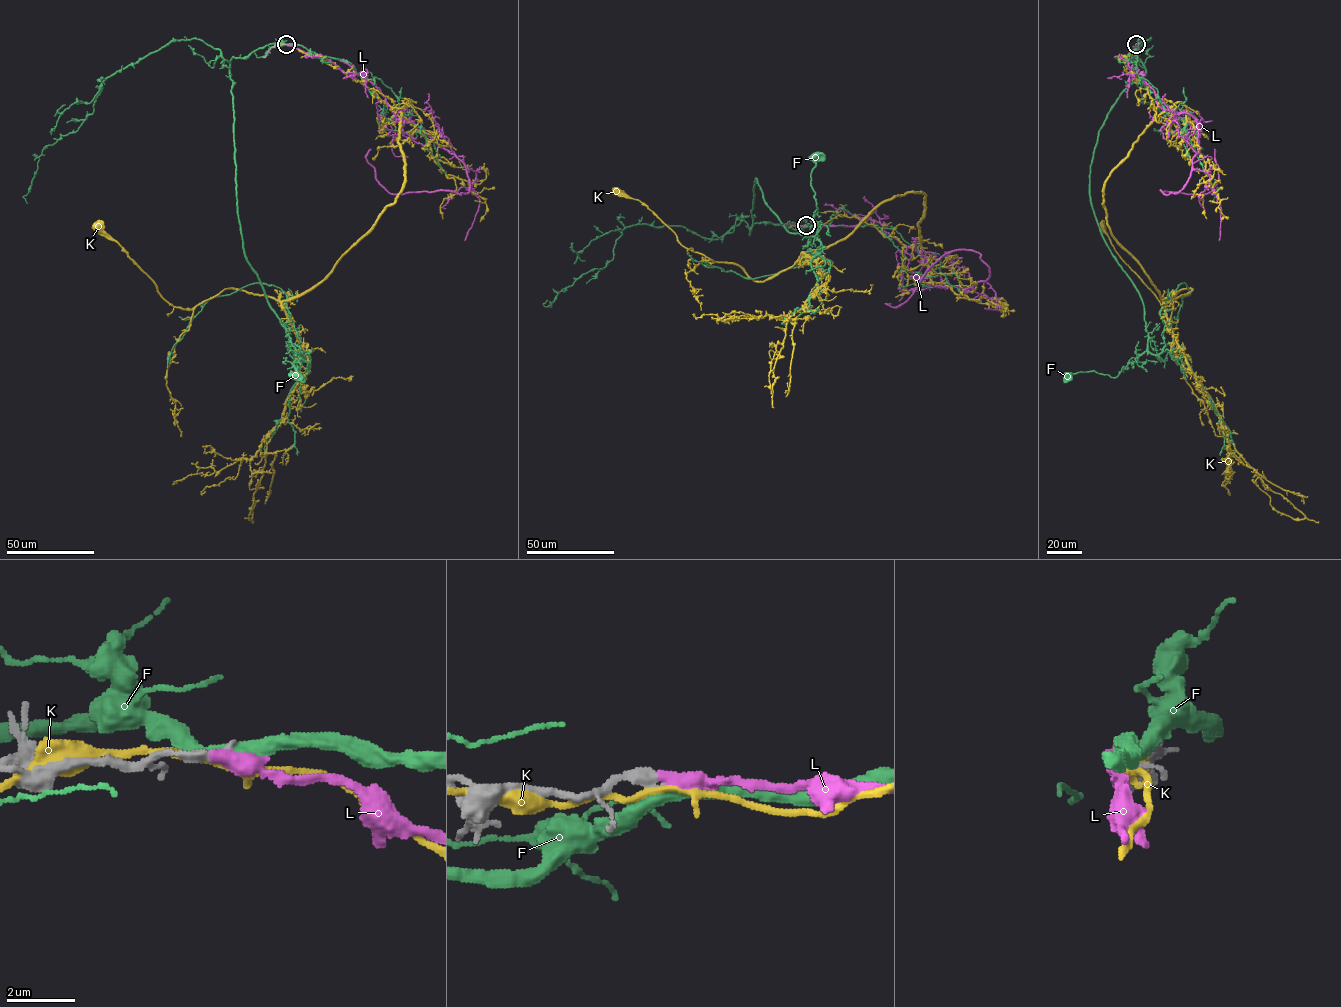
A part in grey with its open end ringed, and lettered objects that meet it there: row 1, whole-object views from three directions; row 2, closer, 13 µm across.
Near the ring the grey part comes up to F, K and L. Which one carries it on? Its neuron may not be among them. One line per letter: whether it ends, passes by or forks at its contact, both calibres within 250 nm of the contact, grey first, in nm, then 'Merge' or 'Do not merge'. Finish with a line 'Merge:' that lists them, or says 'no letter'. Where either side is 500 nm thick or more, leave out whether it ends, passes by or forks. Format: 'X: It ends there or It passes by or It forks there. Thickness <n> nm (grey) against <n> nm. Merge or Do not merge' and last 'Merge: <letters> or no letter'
F: It passes by. Thickness 340 nm (grey) against 440 nm. Do not merge
K: It passes by. Thickness 360 nm (grey) against 180 nm. Do not merge
L: It ends there. Thickness 340 nm (grey) against 440 nm. Merge
Merge: L

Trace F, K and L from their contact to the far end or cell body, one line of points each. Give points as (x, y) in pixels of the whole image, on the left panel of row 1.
F: (287, 44), (232, 57), (229, 73), (244, 256), (296, 351), (296, 378), (291, 371), (298, 375)
K: (286, 44), (359, 80), (400, 120), (403, 190), (322, 280), (281, 301), (224, 289), (186, 309), (96, 226)
L: (286, 44), (365, 76), (463, 163), (469, 189), (389, 193), (365, 157), (370, 149)

